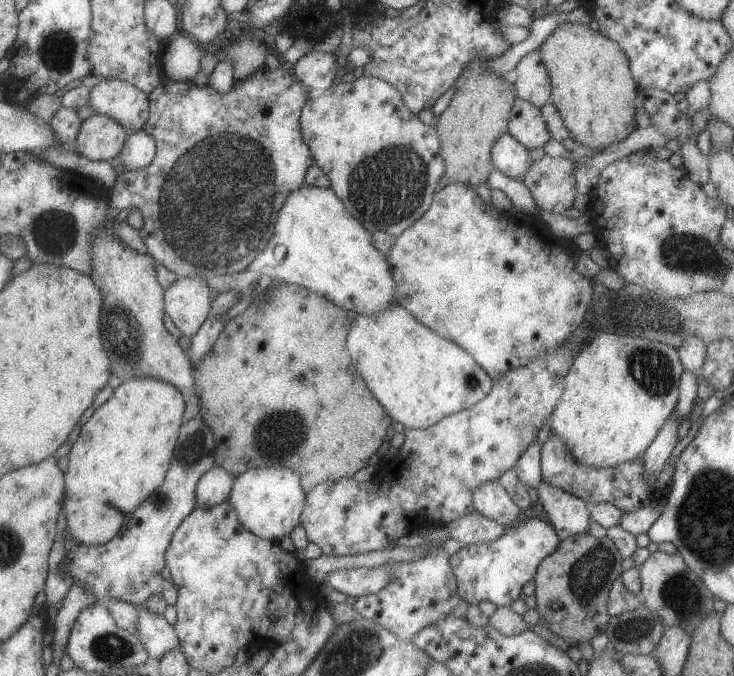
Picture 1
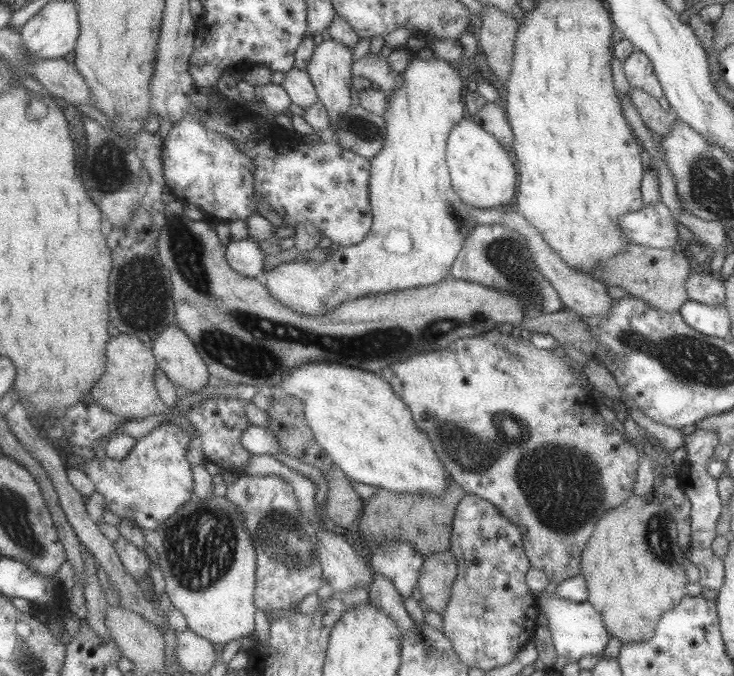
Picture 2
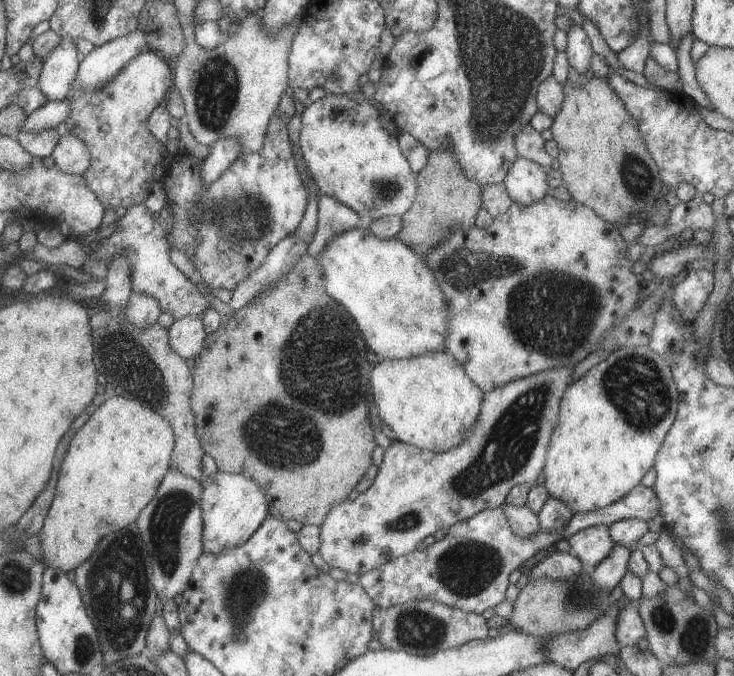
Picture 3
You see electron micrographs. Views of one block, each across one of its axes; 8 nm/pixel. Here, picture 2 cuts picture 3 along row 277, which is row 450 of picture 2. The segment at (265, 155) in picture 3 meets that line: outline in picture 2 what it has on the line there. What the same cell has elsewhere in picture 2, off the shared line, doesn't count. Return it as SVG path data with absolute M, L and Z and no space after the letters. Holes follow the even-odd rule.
M213 393L213 395L201 398L201 401L193 403L191 407L187 407L187 411L182 416L197 432L197 438L201 441L201 451L206 457L206 461L211 461L225 470L244 474L252 454L248 453L239 443L241 430L245 430L249 424L241 400Z

